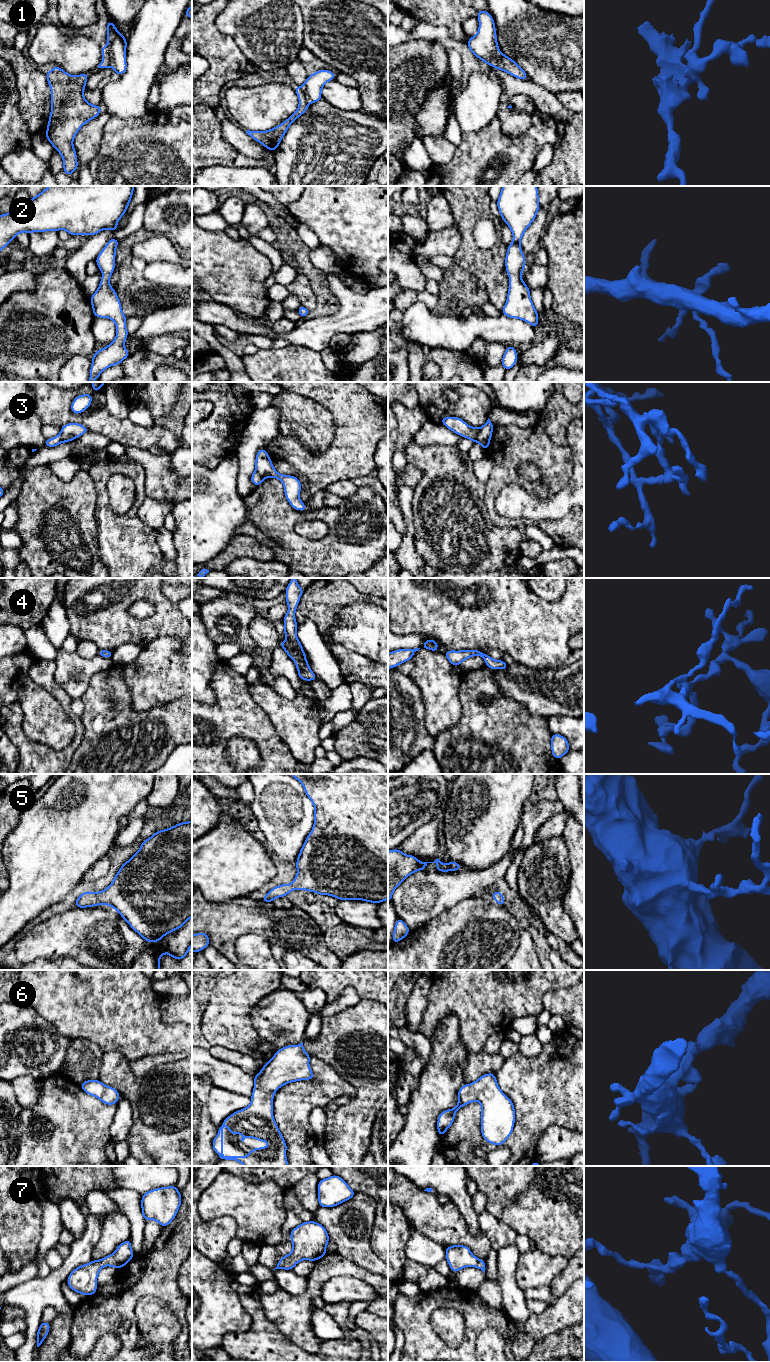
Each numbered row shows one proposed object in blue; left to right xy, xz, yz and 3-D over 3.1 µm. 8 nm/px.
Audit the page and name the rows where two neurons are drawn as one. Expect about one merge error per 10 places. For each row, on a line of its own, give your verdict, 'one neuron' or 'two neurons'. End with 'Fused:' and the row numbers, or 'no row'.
1: two neurons
2: one neuron
3: two neurons
4: one neuron
5: one neuron
6: one neuron
7: one neuron
Fused: 1, 3

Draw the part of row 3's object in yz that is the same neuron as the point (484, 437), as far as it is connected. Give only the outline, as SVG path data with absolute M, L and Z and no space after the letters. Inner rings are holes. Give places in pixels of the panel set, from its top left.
M489 418L487 422L482 427L480 427L480 431L475 442L479 443L485 450L488 450L489 448L493 429L494 426Z

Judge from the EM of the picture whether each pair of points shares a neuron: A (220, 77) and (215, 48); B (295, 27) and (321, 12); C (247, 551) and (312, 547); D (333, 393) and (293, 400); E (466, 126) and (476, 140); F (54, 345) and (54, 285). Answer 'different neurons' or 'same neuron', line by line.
A: same neuron
B: different neurons
C: different neurons
D: different neurons
E: different neurons
F: same neuron

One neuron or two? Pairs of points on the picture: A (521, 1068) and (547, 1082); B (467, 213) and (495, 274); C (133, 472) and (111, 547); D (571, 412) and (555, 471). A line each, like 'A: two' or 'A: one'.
A: one
B: one
C: one
D: two

